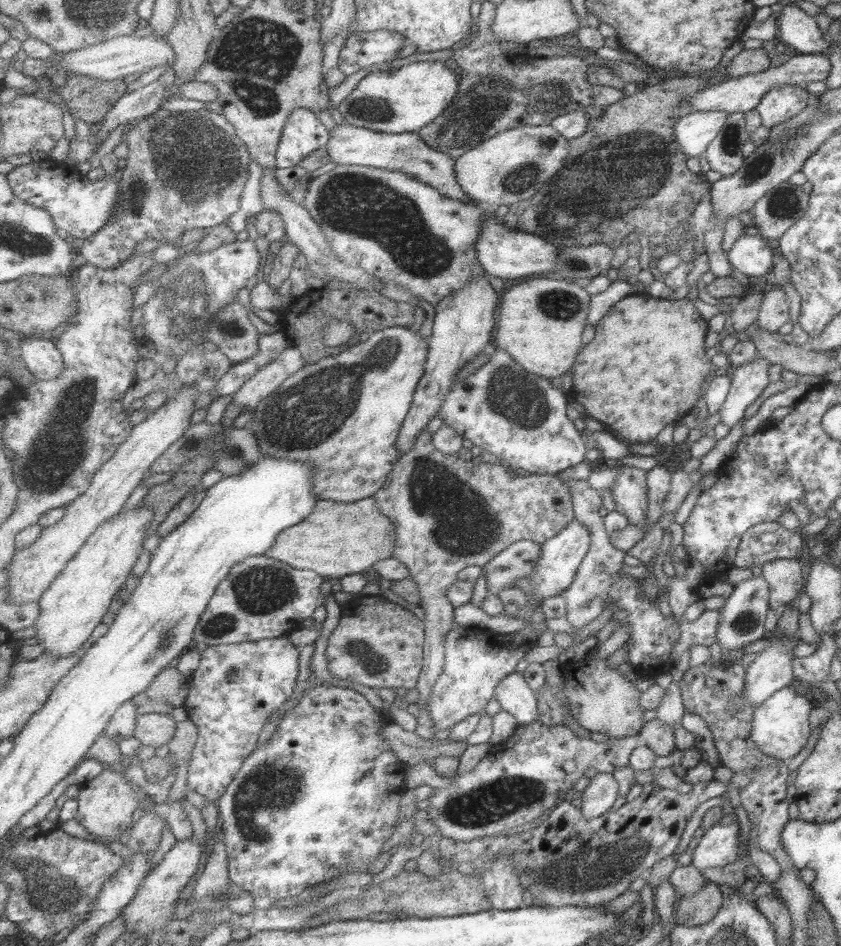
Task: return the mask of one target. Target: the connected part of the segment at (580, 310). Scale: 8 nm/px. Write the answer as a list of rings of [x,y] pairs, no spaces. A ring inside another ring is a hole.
[[[533,278],[513,286],[500,302],[497,348],[509,352],[525,370],[546,379],[559,378],[575,366],[583,348],[591,294],[573,280]]]

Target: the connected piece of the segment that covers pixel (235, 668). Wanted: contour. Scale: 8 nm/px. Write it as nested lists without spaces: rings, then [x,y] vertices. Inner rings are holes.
[[[287,634],[277,638],[268,638],[260,641],[224,644],[202,648],[202,661],[200,667],[190,678],[190,694],[187,703],[185,704],[188,718],[199,728],[200,731],[199,740],[190,763],[188,785],[191,789],[213,802],[217,802],[217,800],[227,792],[228,786],[233,782],[233,779],[236,778],[236,774],[239,774],[243,764],[253,755],[253,752],[256,752],[258,744],[260,743],[261,732],[264,731],[264,727],[268,724],[271,714],[279,711],[289,701],[289,698],[293,696],[293,690],[295,690],[295,686],[297,686],[297,678],[299,678],[300,649],[301,648],[297,645],[295,646],[295,644],[291,644],[291,640],[289,640]]]

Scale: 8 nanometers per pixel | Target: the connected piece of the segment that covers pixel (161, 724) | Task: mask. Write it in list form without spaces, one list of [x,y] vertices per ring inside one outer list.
[[[158,713],[140,715],[134,739],[144,746],[159,748],[169,745],[178,732],[178,723],[171,715]]]

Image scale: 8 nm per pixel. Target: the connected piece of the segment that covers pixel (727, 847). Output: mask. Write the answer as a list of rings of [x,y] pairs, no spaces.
[[[734,813],[722,816],[721,821],[704,832],[691,856],[691,865],[699,872],[709,867],[722,867],[737,858],[740,828]]]

